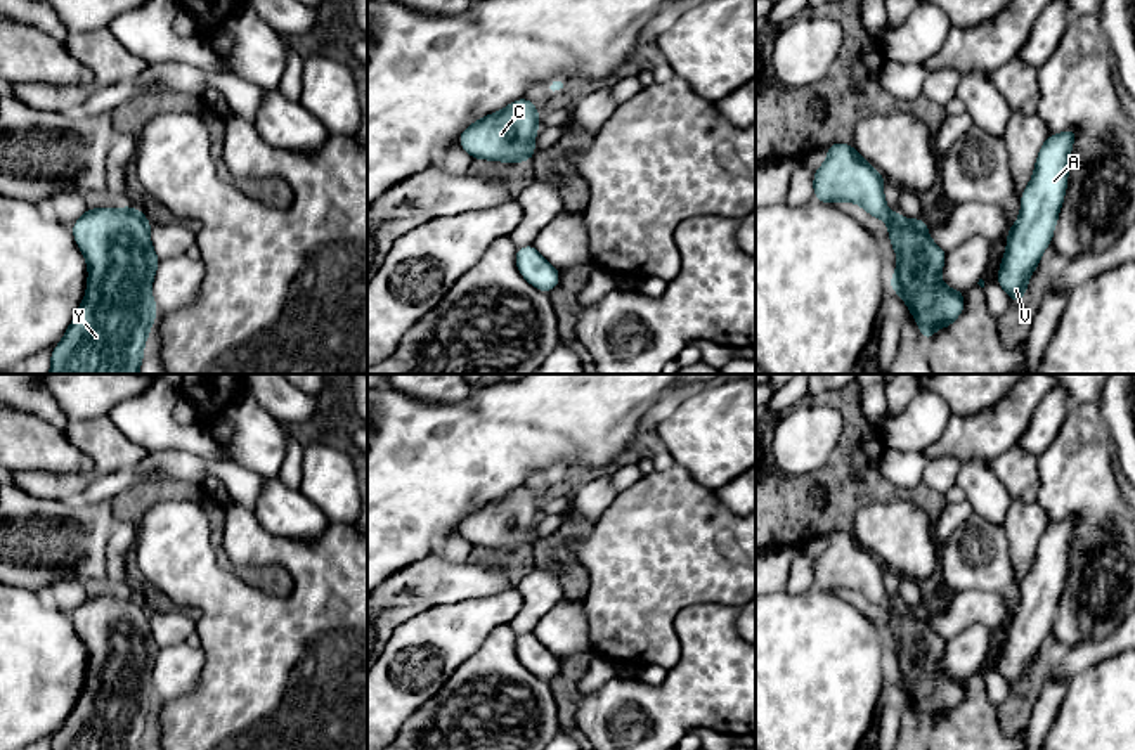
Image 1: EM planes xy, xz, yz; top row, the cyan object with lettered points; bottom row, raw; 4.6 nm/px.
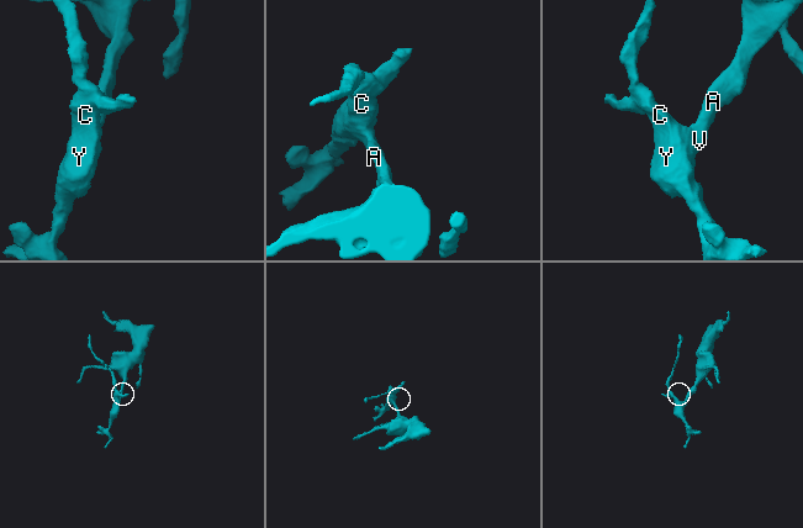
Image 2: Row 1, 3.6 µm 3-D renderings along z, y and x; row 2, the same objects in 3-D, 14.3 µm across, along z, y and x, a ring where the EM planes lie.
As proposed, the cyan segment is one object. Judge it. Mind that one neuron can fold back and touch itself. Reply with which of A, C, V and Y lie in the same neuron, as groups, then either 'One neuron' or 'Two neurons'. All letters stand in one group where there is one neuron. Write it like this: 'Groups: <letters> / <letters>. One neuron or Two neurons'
Groups: A C V Y. One neuron

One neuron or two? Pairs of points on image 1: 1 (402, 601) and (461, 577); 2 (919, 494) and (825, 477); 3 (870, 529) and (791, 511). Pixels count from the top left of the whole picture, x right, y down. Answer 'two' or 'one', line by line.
1: one
2: one
3: two

